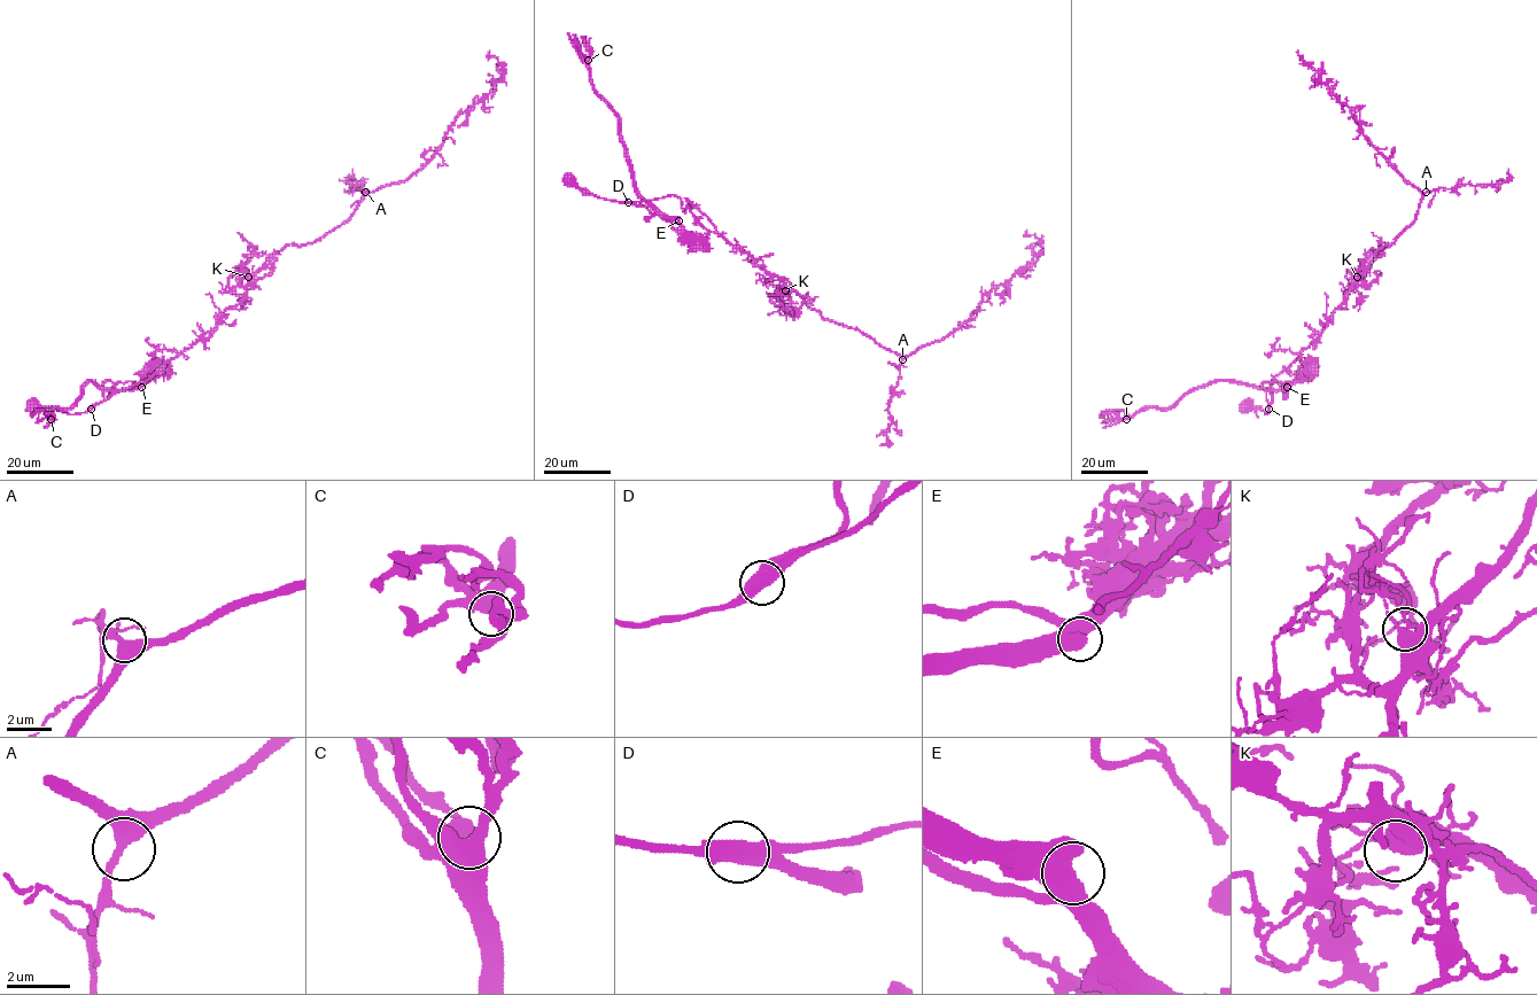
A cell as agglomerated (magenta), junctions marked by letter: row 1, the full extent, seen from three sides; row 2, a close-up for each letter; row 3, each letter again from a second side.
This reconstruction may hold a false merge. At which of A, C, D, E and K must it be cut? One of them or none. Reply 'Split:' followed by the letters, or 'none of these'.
Split: D

